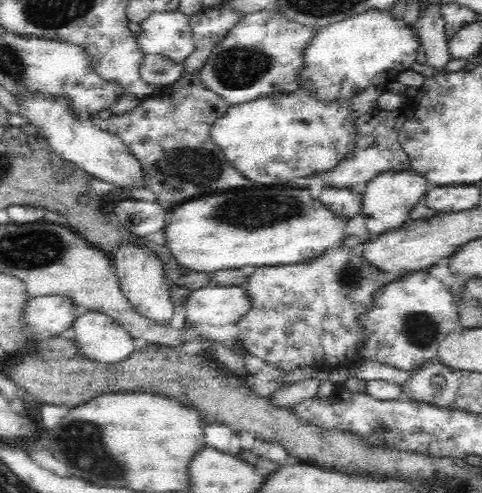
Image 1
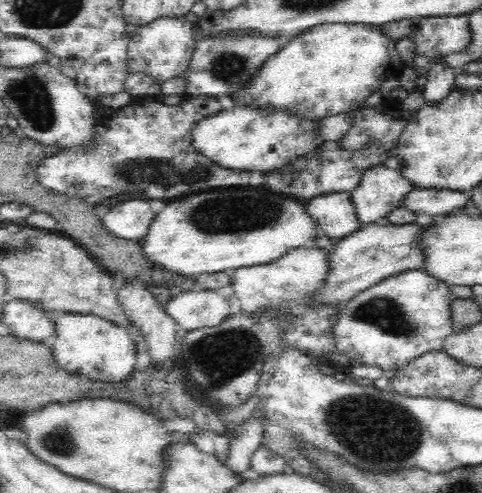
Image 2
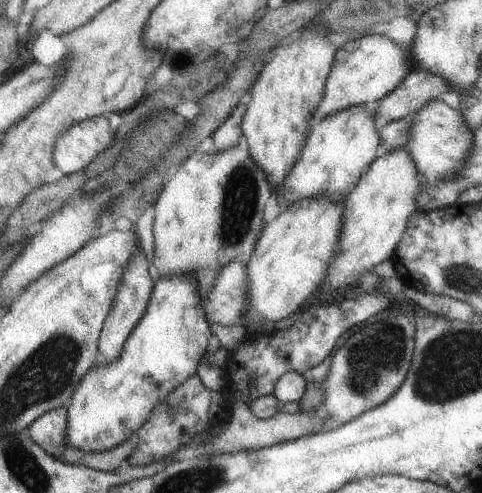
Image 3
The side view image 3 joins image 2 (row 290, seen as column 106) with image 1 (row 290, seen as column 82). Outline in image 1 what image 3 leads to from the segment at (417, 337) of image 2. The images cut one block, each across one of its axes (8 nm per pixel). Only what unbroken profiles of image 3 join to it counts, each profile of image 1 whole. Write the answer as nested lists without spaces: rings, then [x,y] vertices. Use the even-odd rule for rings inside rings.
[[[412,272],[408,276],[388,282],[374,294],[374,306],[360,316],[360,324],[366,336],[366,344],[358,350],[366,360],[392,366],[396,370],[414,370],[438,356],[438,348],[446,336],[462,332],[458,316],[458,296],[450,292],[438,278],[424,272]]]

